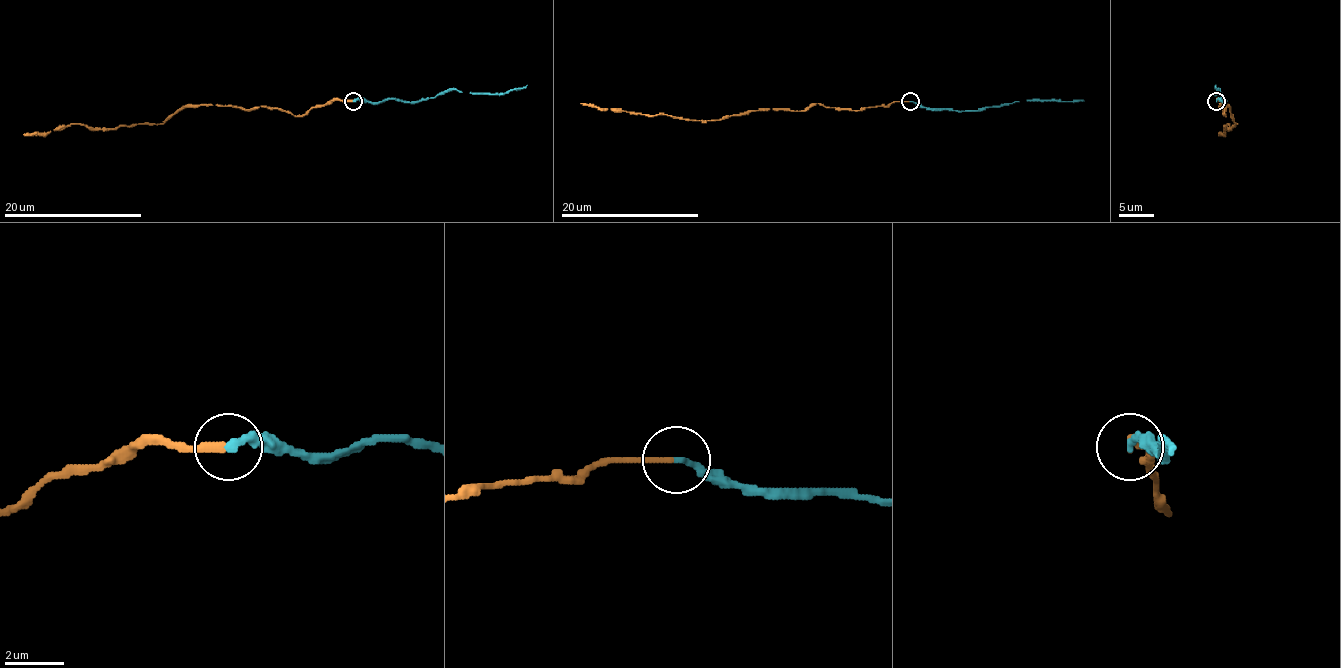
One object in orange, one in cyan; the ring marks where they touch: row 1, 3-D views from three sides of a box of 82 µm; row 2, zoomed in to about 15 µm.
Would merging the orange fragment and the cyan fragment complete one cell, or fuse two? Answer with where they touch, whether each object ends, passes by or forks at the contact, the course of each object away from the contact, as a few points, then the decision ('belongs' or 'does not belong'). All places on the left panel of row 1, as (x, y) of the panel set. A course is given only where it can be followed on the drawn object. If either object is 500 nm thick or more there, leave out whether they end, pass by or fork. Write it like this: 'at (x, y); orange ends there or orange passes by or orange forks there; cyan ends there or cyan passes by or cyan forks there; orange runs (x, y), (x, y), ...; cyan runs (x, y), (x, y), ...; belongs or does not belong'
at (353, 101); orange ends there; cyan ends there; orange runs (353, 100), (330, 100), (301, 116), (261, 107), (190, 105), (159, 124), (69, 124), (24, 135); cyan runs (353, 100), (374, 102), (395, 98), (419, 102), (450, 90), (504, 93), (526, 84); belongs

